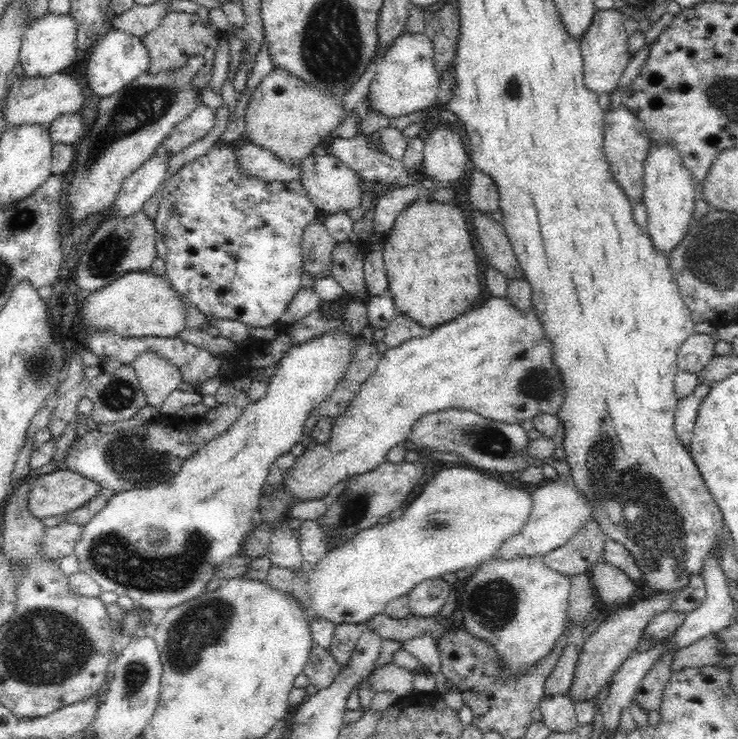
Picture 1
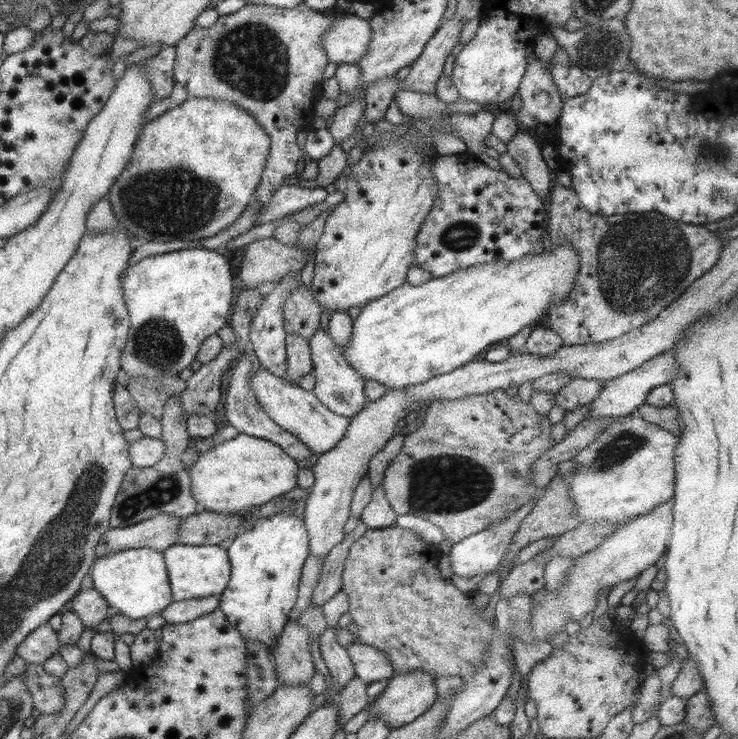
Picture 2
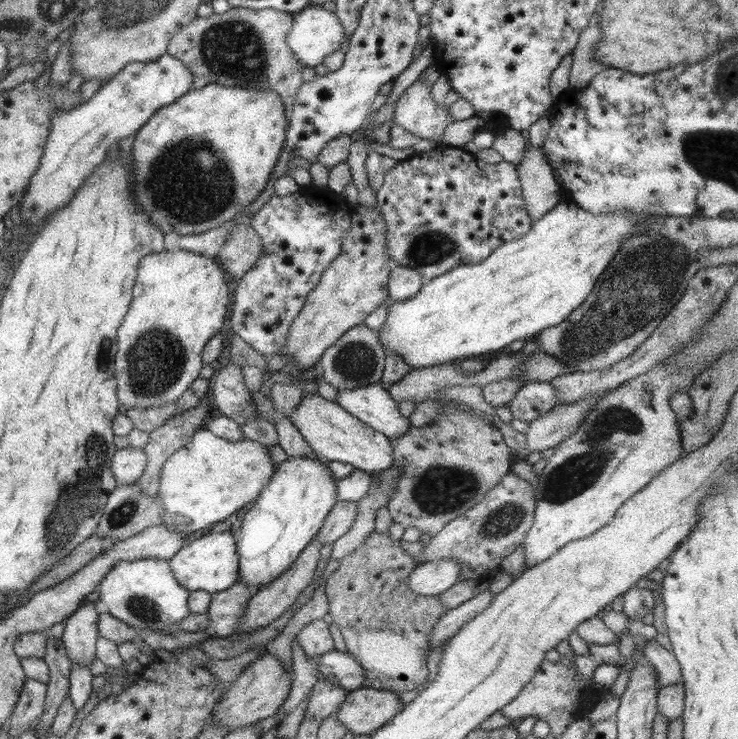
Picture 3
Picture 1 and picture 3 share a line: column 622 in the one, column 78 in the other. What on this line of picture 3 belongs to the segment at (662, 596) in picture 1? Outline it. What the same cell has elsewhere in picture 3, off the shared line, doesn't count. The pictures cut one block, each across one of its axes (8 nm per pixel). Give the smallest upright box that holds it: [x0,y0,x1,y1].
[61,603,97,667]

